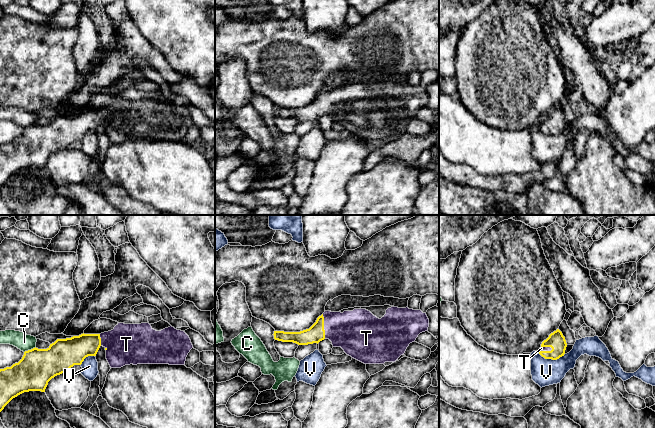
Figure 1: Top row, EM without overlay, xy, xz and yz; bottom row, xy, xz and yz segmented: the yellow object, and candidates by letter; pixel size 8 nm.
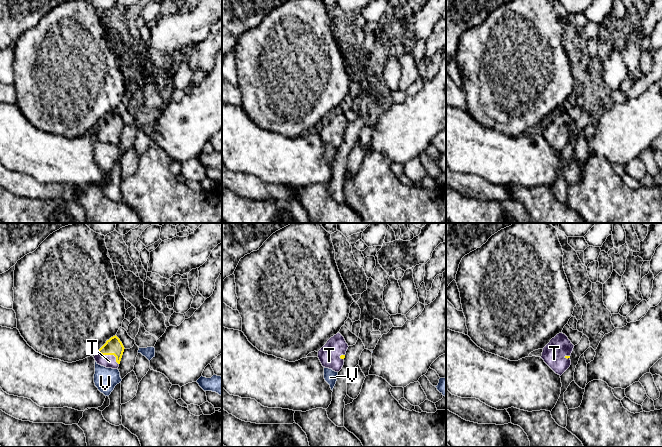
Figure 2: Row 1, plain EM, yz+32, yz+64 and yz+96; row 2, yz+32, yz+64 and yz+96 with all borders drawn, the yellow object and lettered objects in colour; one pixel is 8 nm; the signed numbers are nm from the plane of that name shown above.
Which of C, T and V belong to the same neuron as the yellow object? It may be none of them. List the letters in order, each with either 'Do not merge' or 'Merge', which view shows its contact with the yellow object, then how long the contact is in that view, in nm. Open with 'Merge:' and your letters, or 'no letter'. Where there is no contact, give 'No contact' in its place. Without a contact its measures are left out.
Merge: T
C: Do not merge. Touches yellow in xy. Shared border 110 nm
T: Merge. Touches yellow in xz. Shared border 200 nm
V: Do not merge. Touches yellow in yz. Shared border 220 nm

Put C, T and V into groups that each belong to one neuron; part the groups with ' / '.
C / T / V

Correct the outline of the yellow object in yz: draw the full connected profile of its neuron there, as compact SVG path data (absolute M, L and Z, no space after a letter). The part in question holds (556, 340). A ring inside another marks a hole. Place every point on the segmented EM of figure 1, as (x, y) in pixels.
M557 329L544 340L538 350L539 354L545 359L557 360L564 356L567 343L562 332Z

